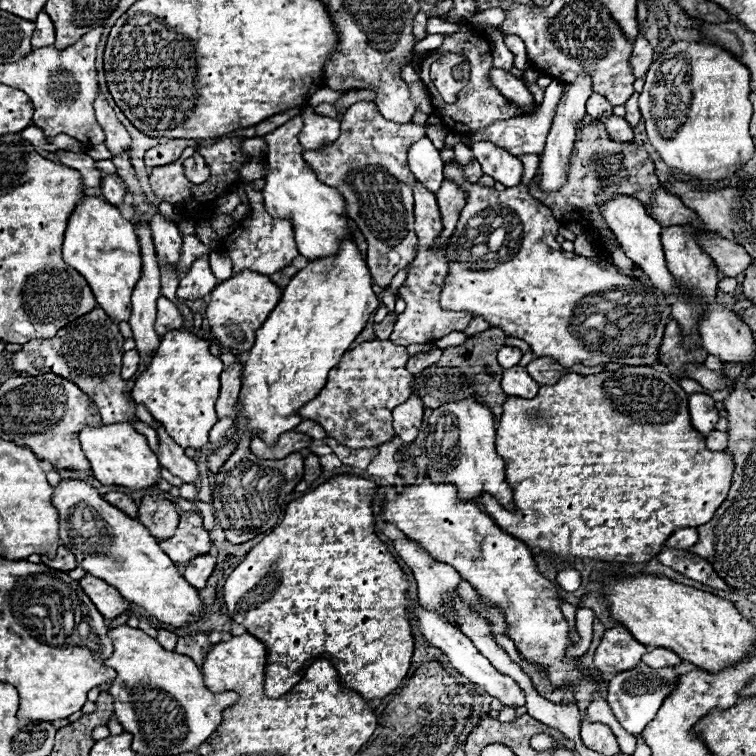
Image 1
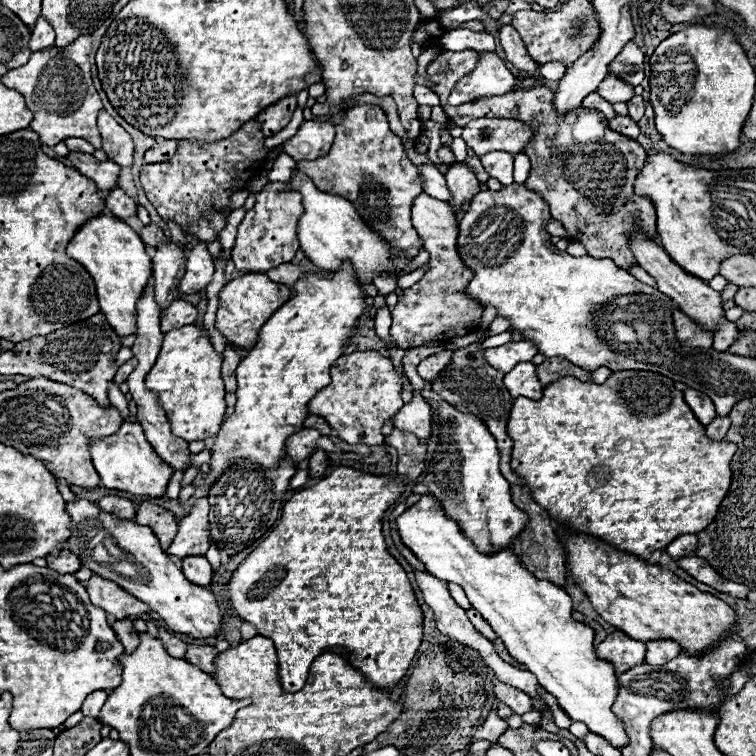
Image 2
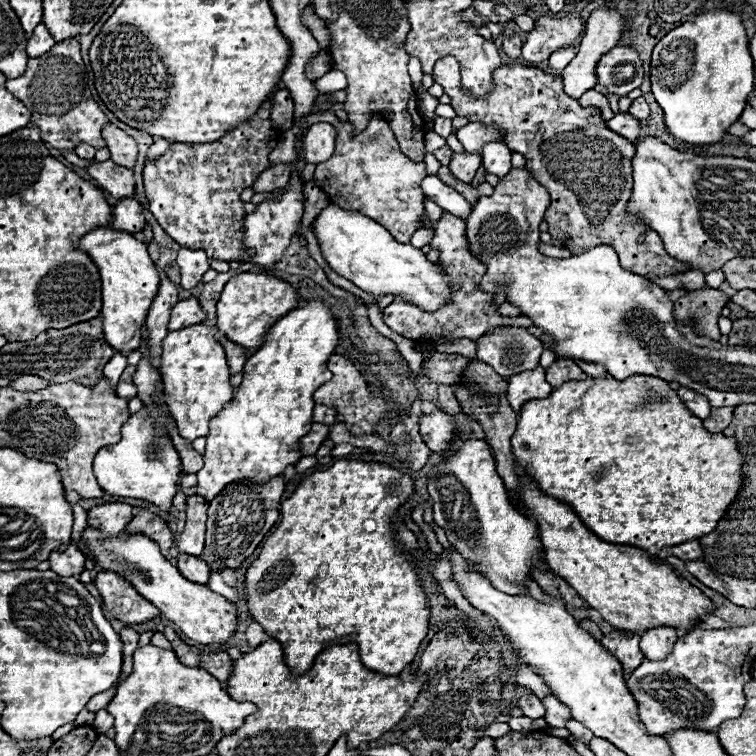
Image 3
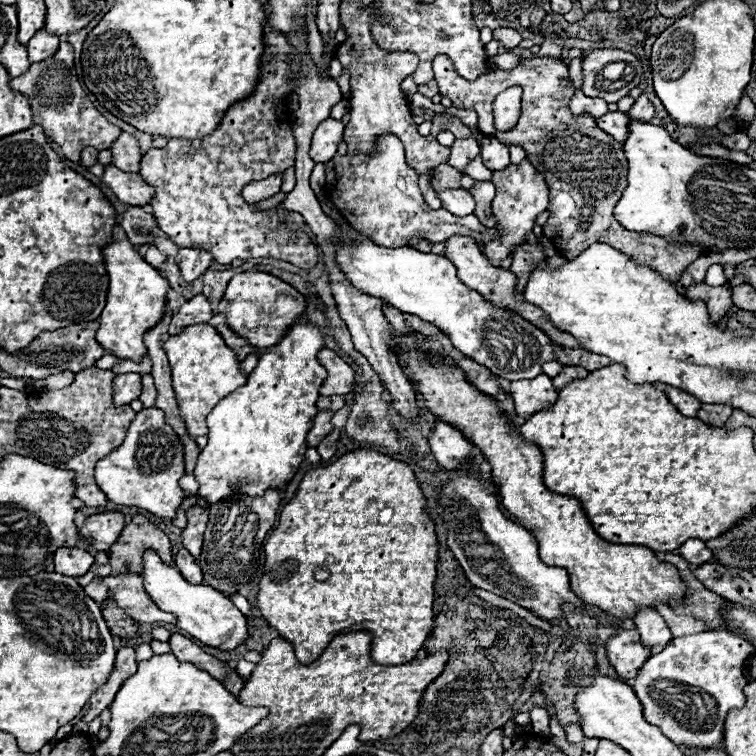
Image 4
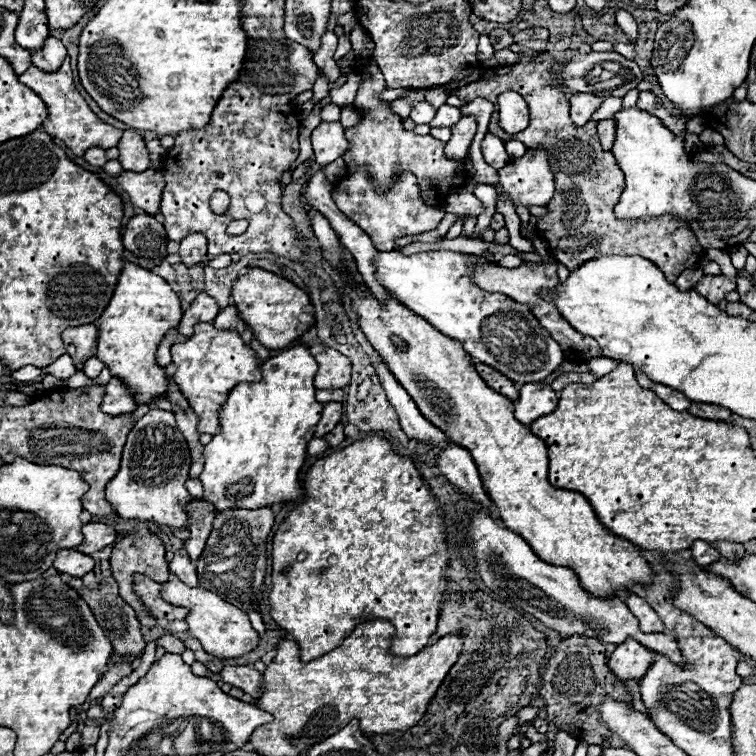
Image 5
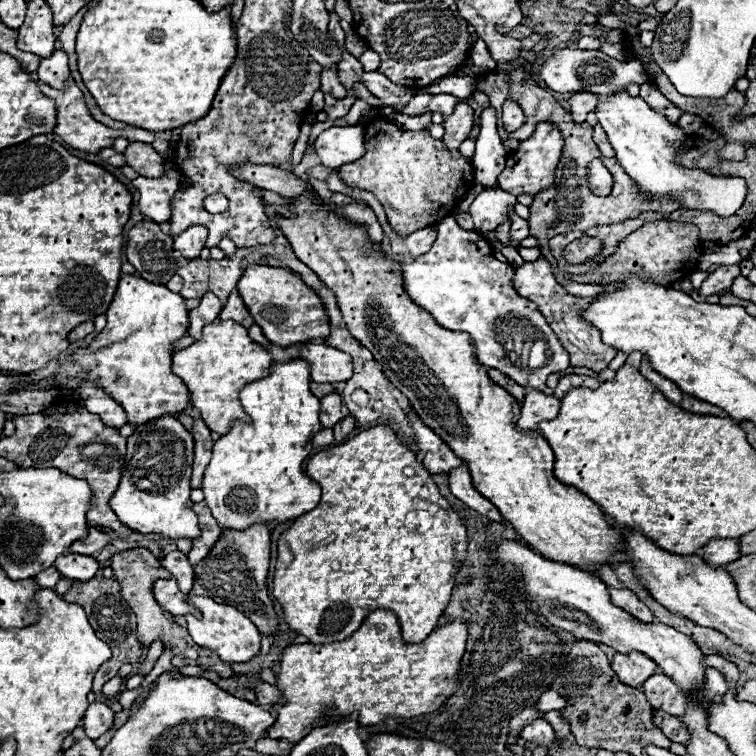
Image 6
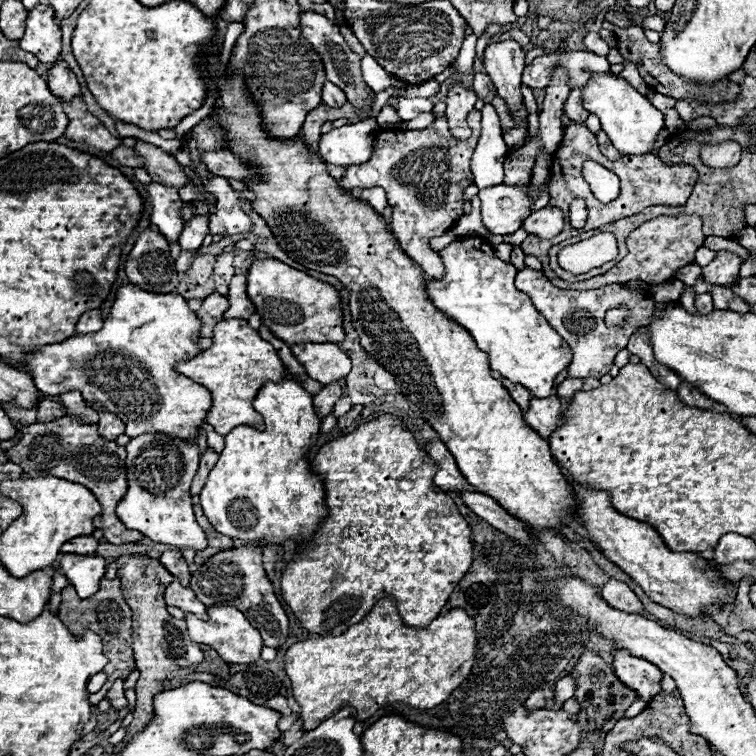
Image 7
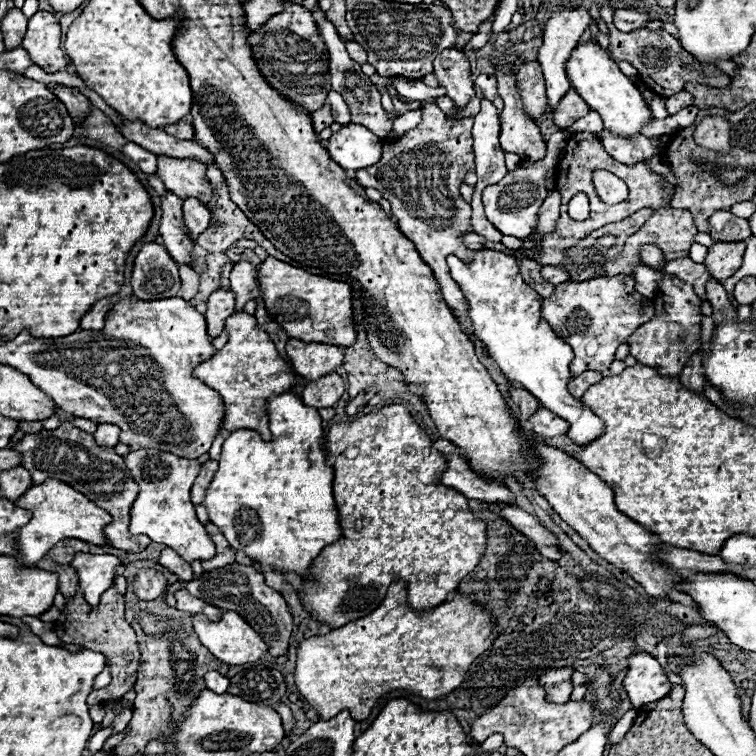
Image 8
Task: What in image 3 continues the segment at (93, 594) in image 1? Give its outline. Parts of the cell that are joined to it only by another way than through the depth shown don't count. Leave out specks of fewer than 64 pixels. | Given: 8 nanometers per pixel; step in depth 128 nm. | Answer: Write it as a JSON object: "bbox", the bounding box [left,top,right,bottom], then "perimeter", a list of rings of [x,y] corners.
{"bbox":[94,572,160,624],"perimeter":[[[100,572],[94,584],[104,600],[104,608],[124,624],[142,624],[160,618],[160,610],[136,594],[136,588],[116,572]]]}

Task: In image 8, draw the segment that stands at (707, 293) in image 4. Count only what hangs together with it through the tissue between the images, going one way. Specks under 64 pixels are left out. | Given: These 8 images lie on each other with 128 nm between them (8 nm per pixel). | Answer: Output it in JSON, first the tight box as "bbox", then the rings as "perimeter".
{"bbox":[704,242,746,280],"perimeter":[[[716,242],[708,248],[704,264],[708,272],[716,280],[726,280],[738,272],[742,266],[742,254],[746,244],[744,242]]]}

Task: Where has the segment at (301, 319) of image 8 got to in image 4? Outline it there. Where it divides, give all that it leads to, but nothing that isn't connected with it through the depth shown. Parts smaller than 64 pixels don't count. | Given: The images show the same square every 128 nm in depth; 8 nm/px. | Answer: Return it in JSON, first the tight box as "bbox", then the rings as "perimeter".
{"bbox":[220,272,306,348],"perimeter":[[[242,272],[230,280],[226,294],[220,300],[220,312],[226,316],[228,326],[244,336],[252,346],[270,348],[282,340],[284,332],[288,332],[290,326],[296,324],[296,320],[306,312],[306,298],[272,274]]]}

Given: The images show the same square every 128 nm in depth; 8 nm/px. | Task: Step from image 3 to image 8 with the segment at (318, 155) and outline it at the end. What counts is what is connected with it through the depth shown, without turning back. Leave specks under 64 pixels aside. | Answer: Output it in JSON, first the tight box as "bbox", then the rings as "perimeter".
{"bbox":[326,124,384,170],"perimeter":[[[348,124],[334,132],[326,148],[334,162],[346,170],[360,170],[376,164],[382,156],[384,140],[360,124]]]}

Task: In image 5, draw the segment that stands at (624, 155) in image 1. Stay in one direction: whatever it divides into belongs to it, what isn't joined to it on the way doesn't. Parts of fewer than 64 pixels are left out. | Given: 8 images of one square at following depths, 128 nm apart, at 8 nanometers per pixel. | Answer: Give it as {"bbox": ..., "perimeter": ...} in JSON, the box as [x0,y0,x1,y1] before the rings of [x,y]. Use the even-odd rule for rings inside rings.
{"bbox":[446,54,702,282],"perimeter":[[[540,54],[538,58],[532,60],[522,60],[516,66],[506,66],[506,68],[482,68],[476,73],[470,74],[460,80],[460,82],[450,82],[446,84],[450,94],[456,94],[462,100],[474,100],[474,98],[486,98],[494,106],[496,98],[506,92],[514,90],[524,96],[529,109],[530,122],[524,132],[518,134],[506,134],[500,124],[498,124],[498,112],[492,114],[488,130],[502,138],[504,142],[508,140],[520,140],[520,142],[538,142],[540,148],[548,150],[550,154],[550,168],[556,178],[556,192],[552,200],[546,204],[548,214],[538,218],[536,228],[540,230],[542,238],[548,242],[550,256],[564,264],[568,270],[574,270],[582,266],[588,260],[596,260],[600,256],[608,254],[618,254],[618,256],[642,256],[652,260],[666,276],[668,282],[674,282],[686,268],[694,266],[702,258],[702,248],[696,242],[694,232],[688,228],[688,224],[678,222],[676,216],[664,214],[664,216],[649,218],[645,220],[618,220],[614,216],[614,206],[620,200],[620,194],[624,192],[624,174],[620,166],[616,164],[612,152],[604,152],[600,148],[600,140],[596,136],[596,122],[590,120],[584,126],[576,126],[570,120],[568,114],[568,100],[564,98],[562,88],[554,82],[556,74],[552,66],[556,60],[548,54]],[[568,234],[598,234],[600,244],[590,246],[584,252],[578,252],[576,258],[568,258],[566,252],[556,250],[556,242],[562,236]]]}

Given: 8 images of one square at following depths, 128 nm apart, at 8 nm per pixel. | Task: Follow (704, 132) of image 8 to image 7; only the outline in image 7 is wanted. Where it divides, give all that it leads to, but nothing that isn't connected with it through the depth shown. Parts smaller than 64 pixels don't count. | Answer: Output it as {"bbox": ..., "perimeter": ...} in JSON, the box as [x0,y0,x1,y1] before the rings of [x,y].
{"bbox":[702,142,740,168],"perimeter":[[[720,142],[720,144],[704,144],[702,162],[712,168],[728,168],[740,160],[740,146],[736,142]]]}

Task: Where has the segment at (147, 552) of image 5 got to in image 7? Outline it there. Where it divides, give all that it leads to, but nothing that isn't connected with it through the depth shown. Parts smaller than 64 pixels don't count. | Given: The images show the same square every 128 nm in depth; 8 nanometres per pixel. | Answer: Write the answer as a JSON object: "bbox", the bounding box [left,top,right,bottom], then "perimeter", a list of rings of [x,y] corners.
{"bbox":[114,554,228,752],"perimeter":[[[134,554],[134,556],[122,556],[118,562],[118,576],[122,582],[122,596],[132,608],[132,628],[134,628],[134,660],[136,668],[140,670],[140,678],[136,684],[136,708],[134,708],[134,720],[126,728],[126,738],[114,746],[114,752],[120,752],[150,720],[154,718],[154,696],[180,688],[186,684],[186,676],[194,672],[212,672],[220,678],[228,678],[228,664],[212,652],[212,648],[204,644],[196,644],[188,638],[186,632],[186,620],[174,618],[166,612],[164,604],[164,588],[174,580],[174,576],[154,558],[148,558],[146,554]]]}

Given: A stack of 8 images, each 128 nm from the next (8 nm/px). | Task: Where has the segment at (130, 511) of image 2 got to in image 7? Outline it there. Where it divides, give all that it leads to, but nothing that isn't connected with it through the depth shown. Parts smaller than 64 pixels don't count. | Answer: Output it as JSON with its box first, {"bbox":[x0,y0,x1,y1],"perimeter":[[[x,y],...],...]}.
{"bbox":[60,536,98,554],"perimeter":[[[80,536],[80,538],[74,538],[74,540],[68,540],[62,548],[60,548],[60,554],[94,554],[96,552],[96,546],[98,542],[94,540],[94,536]]]}

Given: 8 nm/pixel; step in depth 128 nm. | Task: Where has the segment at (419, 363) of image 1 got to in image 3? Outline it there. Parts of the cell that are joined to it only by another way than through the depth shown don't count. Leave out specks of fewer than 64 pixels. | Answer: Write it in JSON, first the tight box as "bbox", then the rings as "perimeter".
{"bbox":[422,354,470,384],"perimeter":[[[432,354],[422,370],[428,370],[428,378],[432,378],[436,384],[456,384],[468,364],[470,360],[460,354]]]}

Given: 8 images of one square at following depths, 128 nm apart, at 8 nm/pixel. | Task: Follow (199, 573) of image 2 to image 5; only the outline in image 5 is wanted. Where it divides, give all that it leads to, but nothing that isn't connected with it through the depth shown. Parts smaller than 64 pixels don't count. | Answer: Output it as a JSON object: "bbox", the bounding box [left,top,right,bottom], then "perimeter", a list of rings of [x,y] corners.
{"bbox":[170,548,198,586],"perimeter":[[[180,548],[174,552],[174,558],[170,560],[170,572],[184,582],[186,586],[198,586],[198,576],[196,576],[196,566],[192,564],[192,560],[188,558],[186,550]]]}

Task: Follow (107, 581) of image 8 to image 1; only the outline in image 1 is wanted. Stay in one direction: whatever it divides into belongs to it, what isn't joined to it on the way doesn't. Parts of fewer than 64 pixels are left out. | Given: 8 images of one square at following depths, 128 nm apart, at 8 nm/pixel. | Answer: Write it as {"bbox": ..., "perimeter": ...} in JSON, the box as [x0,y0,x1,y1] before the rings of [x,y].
{"bbox":[42,546,78,572],"perimeter":[[[64,546],[58,548],[58,556],[54,560],[42,556],[42,564],[50,566],[50,568],[56,568],[56,570],[62,570],[62,572],[70,572],[70,570],[74,570],[78,566],[74,556],[72,556],[72,552],[68,552]]]}

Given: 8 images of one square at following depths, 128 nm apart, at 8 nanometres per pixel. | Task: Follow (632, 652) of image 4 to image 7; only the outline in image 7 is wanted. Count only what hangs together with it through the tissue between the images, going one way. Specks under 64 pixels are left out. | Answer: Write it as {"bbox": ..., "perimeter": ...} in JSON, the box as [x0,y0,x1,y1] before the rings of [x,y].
{"bbox":[614,650,660,702],"perimeter":[[[618,650],[614,658],[614,672],[642,702],[650,702],[660,692],[660,668],[644,658],[632,656],[628,650]]]}

